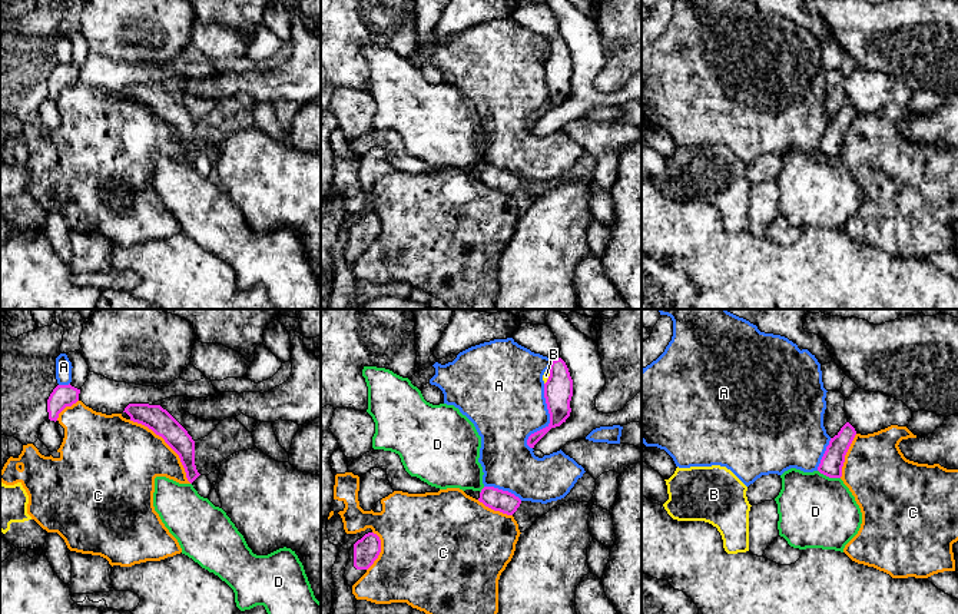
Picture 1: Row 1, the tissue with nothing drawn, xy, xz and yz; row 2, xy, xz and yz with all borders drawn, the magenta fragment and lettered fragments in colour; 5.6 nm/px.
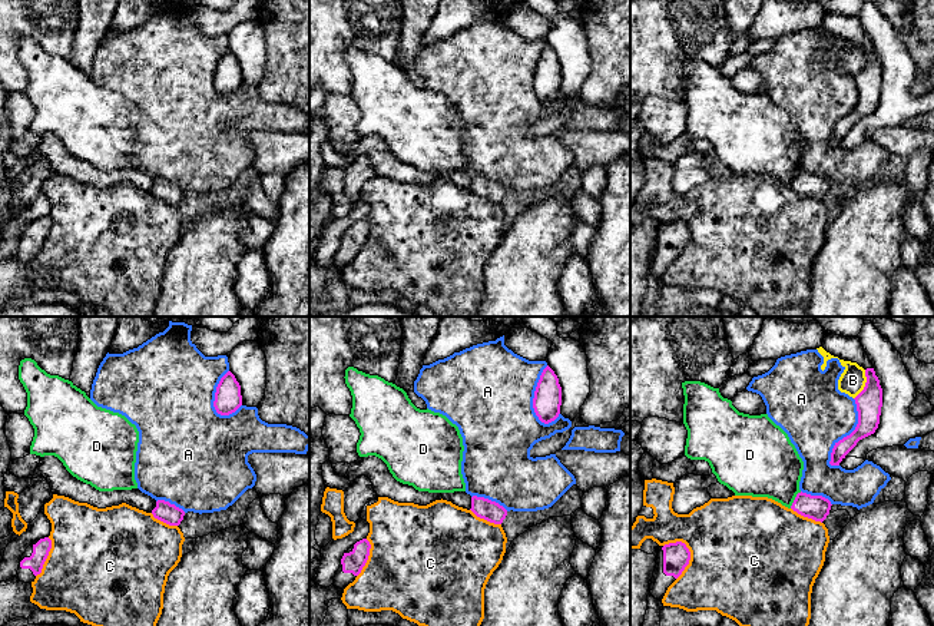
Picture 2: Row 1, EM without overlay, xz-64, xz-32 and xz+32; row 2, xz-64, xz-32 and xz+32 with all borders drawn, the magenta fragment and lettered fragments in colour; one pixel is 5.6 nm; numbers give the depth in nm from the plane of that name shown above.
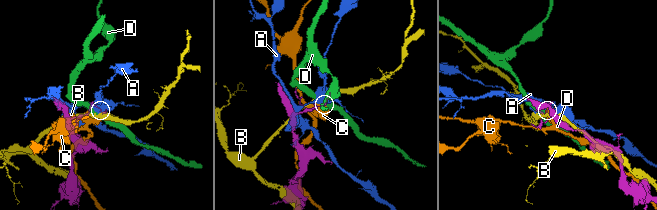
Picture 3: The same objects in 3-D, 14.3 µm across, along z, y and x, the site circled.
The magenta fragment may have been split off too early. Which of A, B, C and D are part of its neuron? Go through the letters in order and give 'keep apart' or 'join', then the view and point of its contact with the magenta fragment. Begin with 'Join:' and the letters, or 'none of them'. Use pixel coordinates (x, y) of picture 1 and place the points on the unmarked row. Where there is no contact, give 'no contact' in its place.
Join: none of them
A: keep apart | xz (550, 99)
B: keep apart | xz (549, 56)
C: keep apart | xy (166, 122)
D: keep apart | yz (829, 156)

